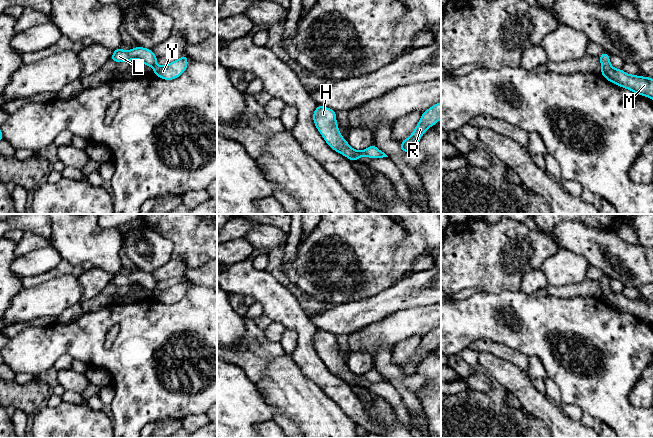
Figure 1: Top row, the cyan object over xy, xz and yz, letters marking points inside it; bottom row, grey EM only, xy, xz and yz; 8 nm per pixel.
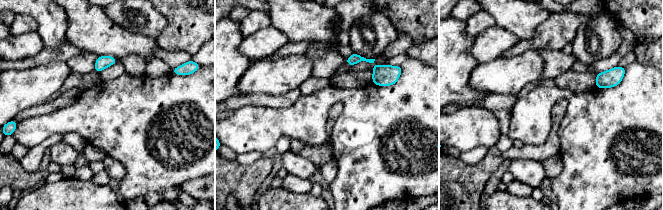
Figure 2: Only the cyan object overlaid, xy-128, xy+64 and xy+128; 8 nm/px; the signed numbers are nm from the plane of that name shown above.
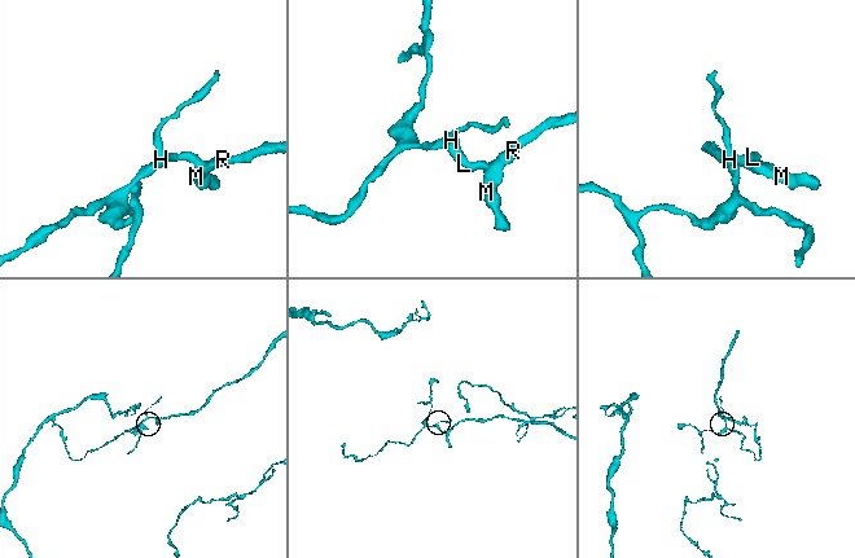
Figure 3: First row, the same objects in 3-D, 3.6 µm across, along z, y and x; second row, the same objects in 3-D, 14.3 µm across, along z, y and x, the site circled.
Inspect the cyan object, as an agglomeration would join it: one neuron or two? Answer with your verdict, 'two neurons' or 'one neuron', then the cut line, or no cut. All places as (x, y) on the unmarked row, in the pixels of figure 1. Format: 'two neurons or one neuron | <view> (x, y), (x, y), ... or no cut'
one neuron | no cut

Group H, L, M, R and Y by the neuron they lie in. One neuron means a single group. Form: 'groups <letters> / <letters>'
groups H L M R Y

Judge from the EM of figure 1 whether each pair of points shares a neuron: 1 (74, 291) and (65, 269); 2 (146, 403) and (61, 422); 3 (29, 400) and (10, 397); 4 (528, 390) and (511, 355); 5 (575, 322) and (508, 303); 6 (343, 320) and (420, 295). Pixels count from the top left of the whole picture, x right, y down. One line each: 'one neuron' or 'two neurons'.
1: two neurons
2: two neurons
3: one neuron
4: two neurons
5: one neuron
6: one neuron

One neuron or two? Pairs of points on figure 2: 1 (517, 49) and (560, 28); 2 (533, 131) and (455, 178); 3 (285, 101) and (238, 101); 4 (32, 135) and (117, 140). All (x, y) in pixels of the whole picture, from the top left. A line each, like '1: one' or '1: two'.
1: one
2: two
3: one
4: one

